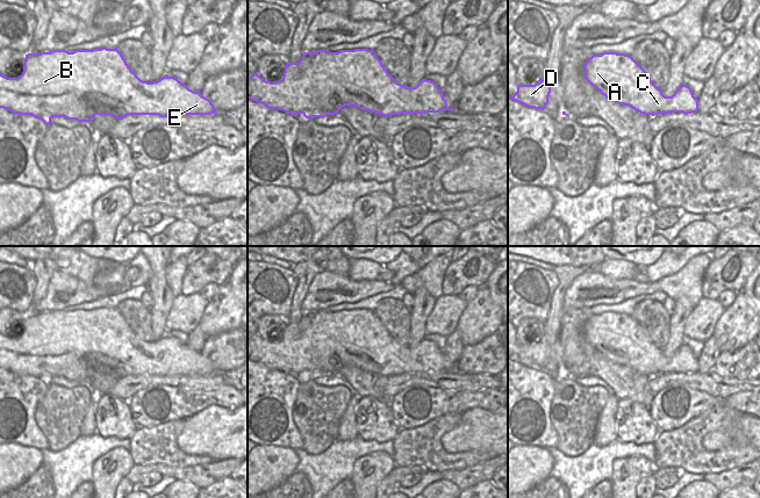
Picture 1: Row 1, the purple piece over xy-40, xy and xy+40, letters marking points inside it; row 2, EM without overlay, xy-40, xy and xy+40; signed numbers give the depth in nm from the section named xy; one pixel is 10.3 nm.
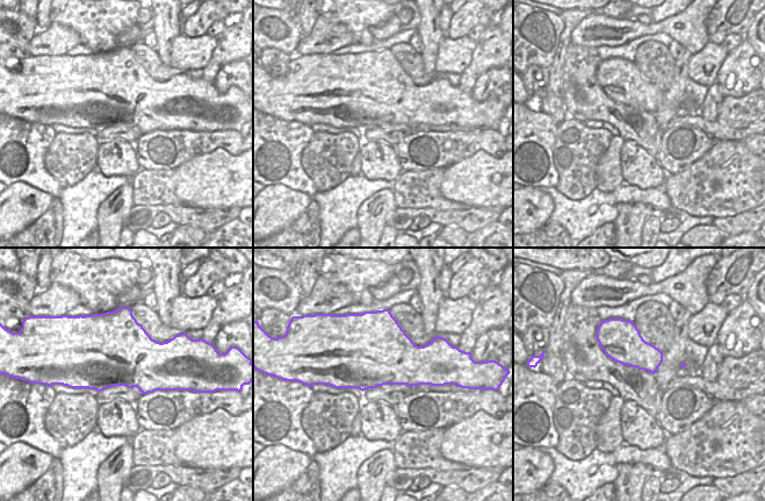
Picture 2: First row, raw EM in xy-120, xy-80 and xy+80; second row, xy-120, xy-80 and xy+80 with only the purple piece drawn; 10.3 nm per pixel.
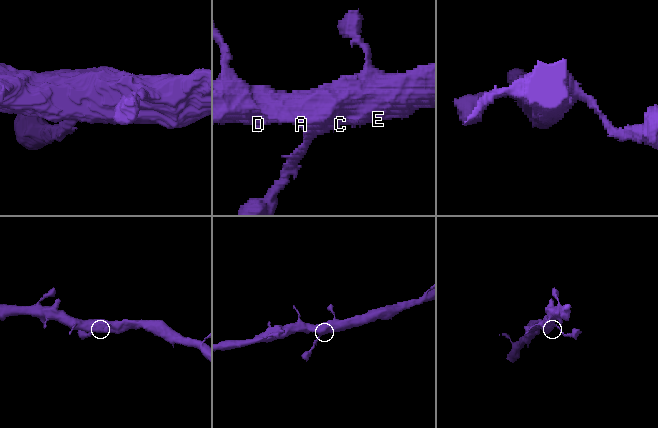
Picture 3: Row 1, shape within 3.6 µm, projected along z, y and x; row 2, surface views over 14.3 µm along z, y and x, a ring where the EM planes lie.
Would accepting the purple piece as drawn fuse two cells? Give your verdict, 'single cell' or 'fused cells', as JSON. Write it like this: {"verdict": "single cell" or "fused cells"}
{"verdict": "single cell"}

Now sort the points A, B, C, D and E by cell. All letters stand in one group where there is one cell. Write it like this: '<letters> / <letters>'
A B C D E

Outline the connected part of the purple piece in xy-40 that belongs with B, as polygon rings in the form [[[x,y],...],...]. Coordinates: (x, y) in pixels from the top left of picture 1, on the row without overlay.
[[[117,308],[26,315],[23,332],[19,338],[7,338],[0,333],[0,368],[38,377],[46,385],[52,377],[91,382],[95,375],[121,380],[128,375],[171,377],[217,374],[209,359],[202,356],[201,352],[189,349],[174,337],[165,334],[152,342],[141,340]]]

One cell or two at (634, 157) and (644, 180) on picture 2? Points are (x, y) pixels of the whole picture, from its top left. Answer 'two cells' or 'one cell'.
one cell

